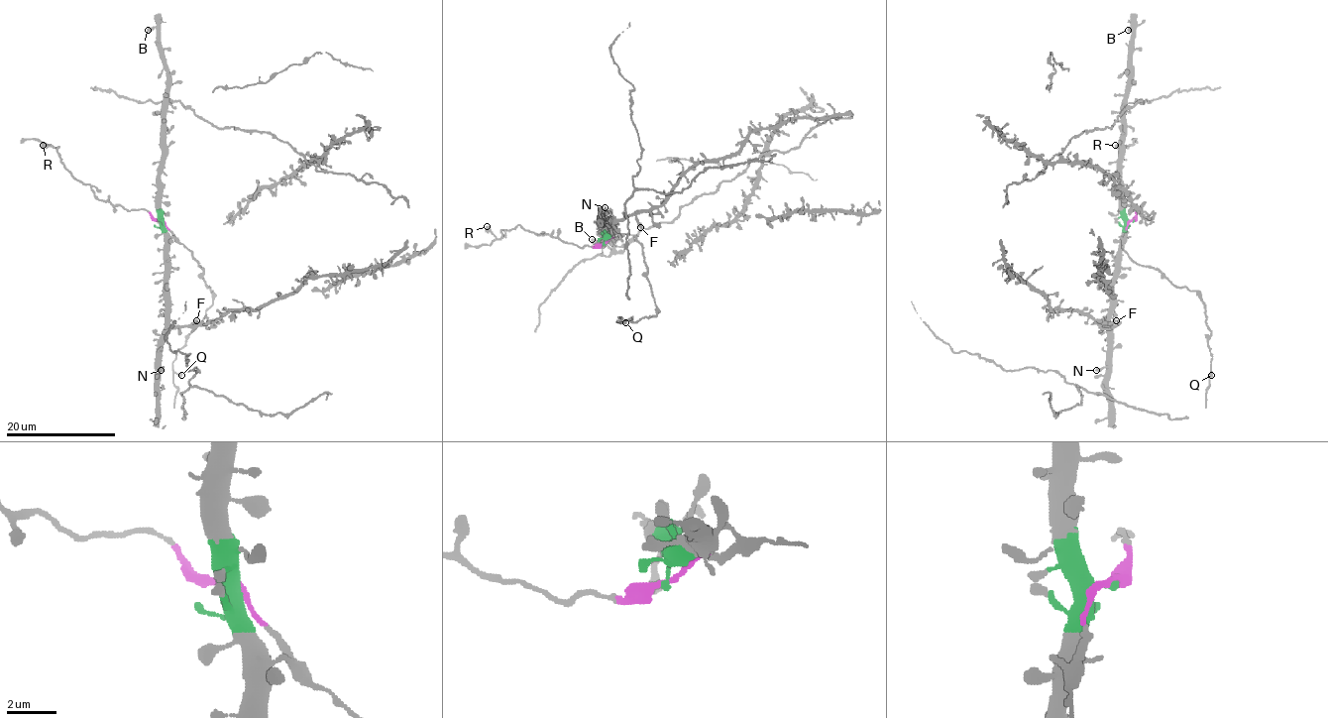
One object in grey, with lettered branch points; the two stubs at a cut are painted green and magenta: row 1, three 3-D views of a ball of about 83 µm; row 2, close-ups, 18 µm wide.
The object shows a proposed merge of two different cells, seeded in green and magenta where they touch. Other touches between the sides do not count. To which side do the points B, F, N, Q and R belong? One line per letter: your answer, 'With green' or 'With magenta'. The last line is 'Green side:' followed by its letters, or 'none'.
B: With green
F: With green
N: With green
Q: With magenta
R: With magenta
Green side: B, F, N

